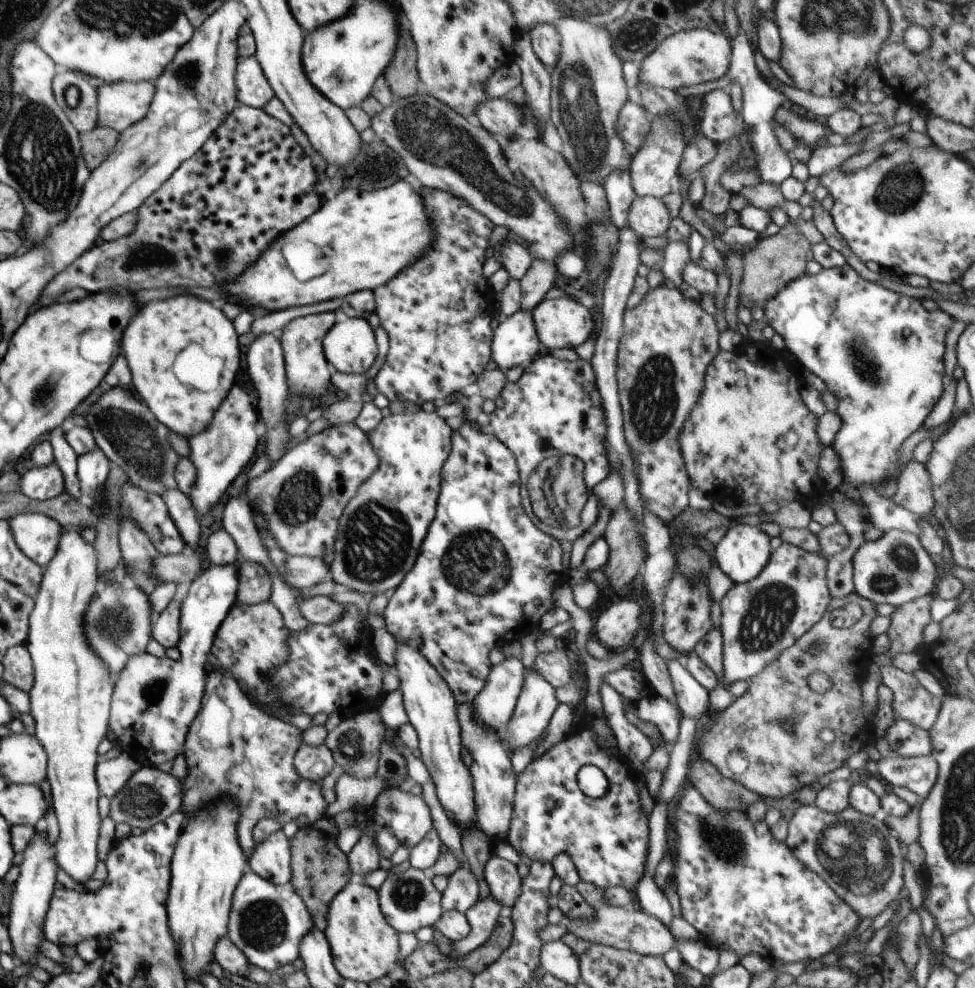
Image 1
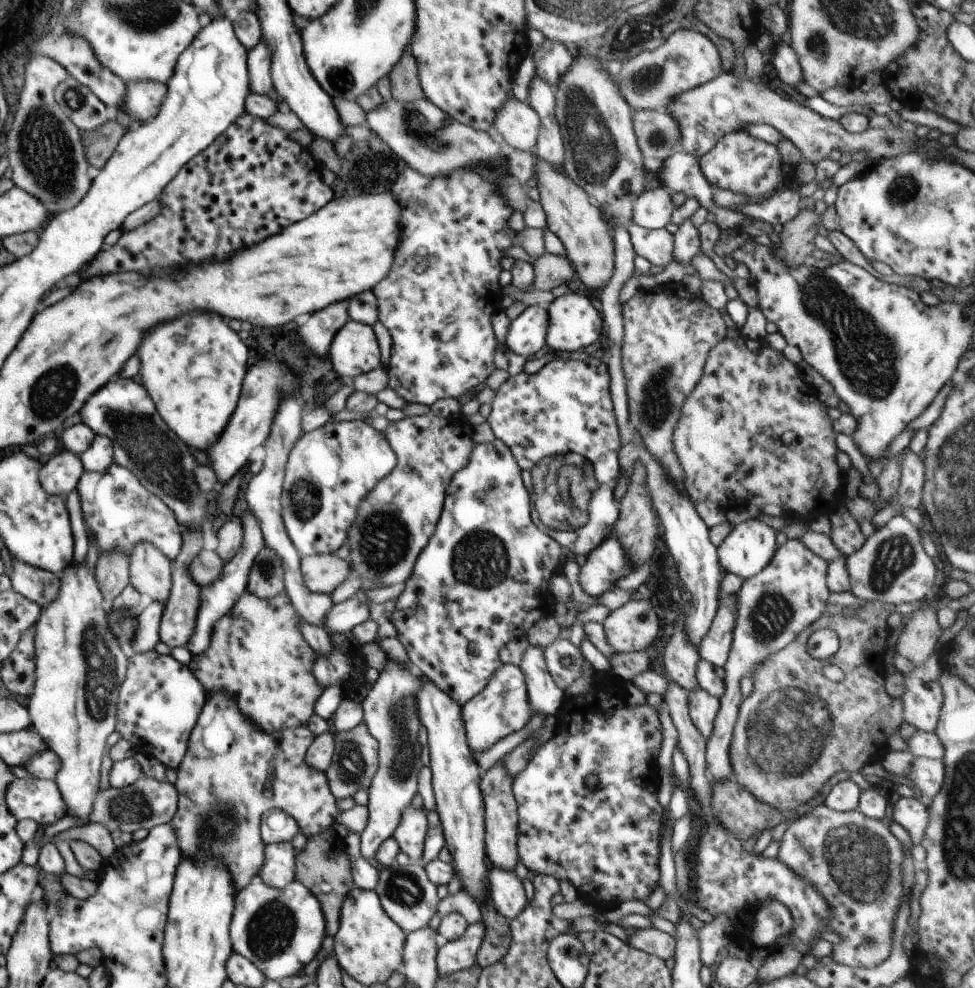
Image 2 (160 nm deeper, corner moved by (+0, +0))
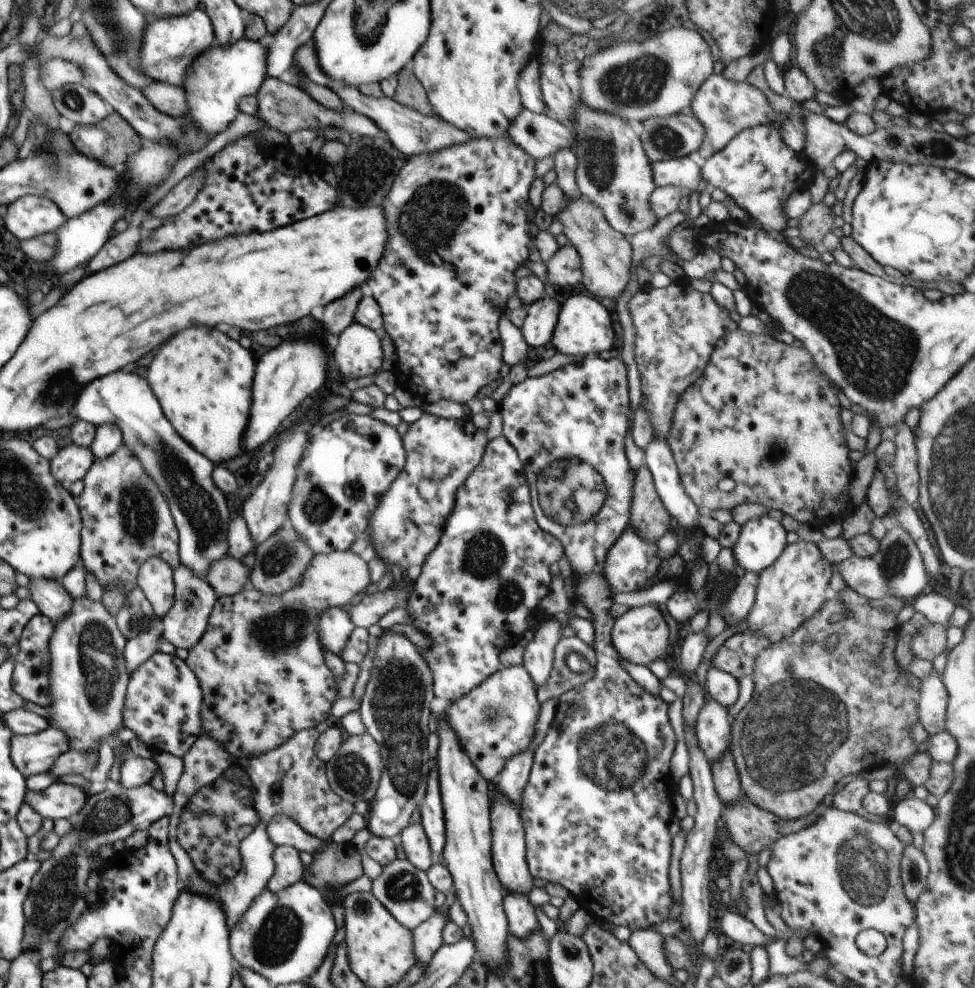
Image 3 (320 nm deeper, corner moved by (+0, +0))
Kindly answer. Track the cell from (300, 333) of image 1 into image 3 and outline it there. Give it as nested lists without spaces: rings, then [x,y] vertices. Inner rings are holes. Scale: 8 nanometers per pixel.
[[[356,287],[350,293],[338,298],[334,302],[328,303],[324,309],[324,315],[320,322],[328,334],[340,334],[355,322],[354,315],[362,298],[362,290]]]

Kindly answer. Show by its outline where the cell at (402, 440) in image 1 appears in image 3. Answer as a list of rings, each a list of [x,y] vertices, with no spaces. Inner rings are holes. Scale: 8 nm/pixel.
[[[424,413],[420,419],[410,424],[410,430],[404,434],[403,445],[407,454],[407,461],[404,468],[400,471],[399,477],[390,485],[390,488],[381,497],[380,504],[369,519],[370,544],[375,549],[379,556],[387,565],[388,568],[394,564],[398,564],[403,570],[408,570],[410,566],[422,566],[427,556],[436,548],[441,534],[443,533],[444,525],[448,516],[451,515],[452,509],[456,502],[457,490],[464,484],[464,481],[472,474],[472,471],[482,462],[486,445],[489,443],[486,437],[486,431],[478,428],[473,422],[471,416],[462,417],[461,419],[445,419],[436,417],[435,415]]]

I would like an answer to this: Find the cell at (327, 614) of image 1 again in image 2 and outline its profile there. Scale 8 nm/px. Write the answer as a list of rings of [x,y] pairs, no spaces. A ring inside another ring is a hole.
[[[356,596],[335,604],[325,619],[325,626],[330,634],[351,631],[359,624],[370,619],[369,604],[360,602]]]

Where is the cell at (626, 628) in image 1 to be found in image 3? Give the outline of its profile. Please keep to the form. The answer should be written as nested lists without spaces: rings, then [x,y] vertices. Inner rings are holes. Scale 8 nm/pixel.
[[[655,605],[626,609],[622,615],[615,618],[611,637],[619,656],[629,663],[649,667],[658,658],[668,659],[666,648],[671,642],[671,633]]]

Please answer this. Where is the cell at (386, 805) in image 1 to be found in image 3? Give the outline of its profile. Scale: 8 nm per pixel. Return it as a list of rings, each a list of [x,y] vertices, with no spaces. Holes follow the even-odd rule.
[[[420,823],[409,824],[398,835],[407,859],[421,871],[426,872],[435,862],[428,837]]]

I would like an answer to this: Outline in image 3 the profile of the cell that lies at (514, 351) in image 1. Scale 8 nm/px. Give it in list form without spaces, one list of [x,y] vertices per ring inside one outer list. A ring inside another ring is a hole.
[[[545,297],[526,307],[527,315],[520,328],[524,340],[531,348],[548,344],[558,322],[561,304],[554,297]]]

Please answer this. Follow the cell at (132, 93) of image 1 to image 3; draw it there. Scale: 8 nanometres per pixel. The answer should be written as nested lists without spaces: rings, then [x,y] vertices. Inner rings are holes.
[[[154,81],[150,82],[142,92],[160,112],[167,115],[181,117],[189,110],[187,96],[182,85],[176,86]]]

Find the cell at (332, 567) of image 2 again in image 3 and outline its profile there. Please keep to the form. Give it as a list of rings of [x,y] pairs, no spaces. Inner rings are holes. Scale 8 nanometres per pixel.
[[[351,549],[345,551],[334,550],[327,554],[316,554],[305,571],[304,576],[302,576],[302,579],[299,586],[287,590],[281,595],[267,595],[252,587],[247,587],[244,591],[240,591],[231,597],[228,595],[218,596],[213,606],[213,612],[208,617],[207,627],[202,638],[188,650],[188,657],[185,659],[186,664],[198,677],[201,689],[203,690],[201,732],[212,738],[213,741],[220,743],[220,746],[223,746],[223,749],[227,750],[236,759],[240,757],[259,757],[278,748],[293,734],[301,730],[316,727],[322,721],[333,721],[330,708],[332,708],[332,704],[338,699],[339,694],[337,693],[336,677],[332,674],[328,666],[326,666],[323,645],[319,639],[318,625],[321,619],[320,616],[325,610],[331,607],[347,609],[358,597],[364,595],[366,588],[371,583],[370,571],[368,571],[368,563]]]

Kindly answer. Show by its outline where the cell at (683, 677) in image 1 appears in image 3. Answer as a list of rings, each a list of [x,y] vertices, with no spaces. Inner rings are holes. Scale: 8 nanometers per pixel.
[[[714,699],[700,710],[695,724],[698,746],[712,763],[719,761],[731,748],[731,719],[721,704]]]

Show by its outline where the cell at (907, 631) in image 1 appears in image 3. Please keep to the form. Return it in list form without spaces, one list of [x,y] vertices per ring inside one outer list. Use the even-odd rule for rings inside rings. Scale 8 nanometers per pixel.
[[[928,622],[920,626],[914,635],[911,649],[916,657],[924,660],[934,660],[944,652],[947,641],[947,629],[938,623]]]

